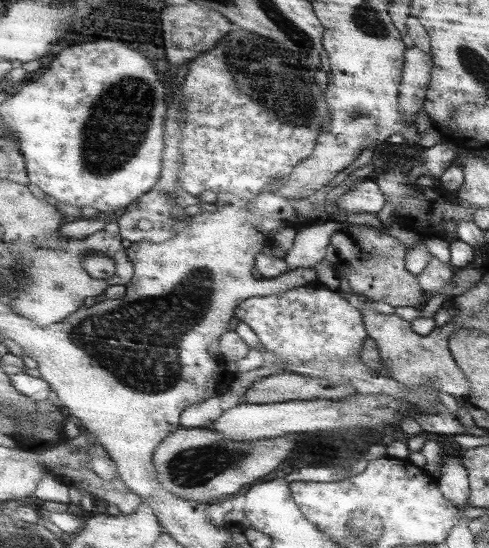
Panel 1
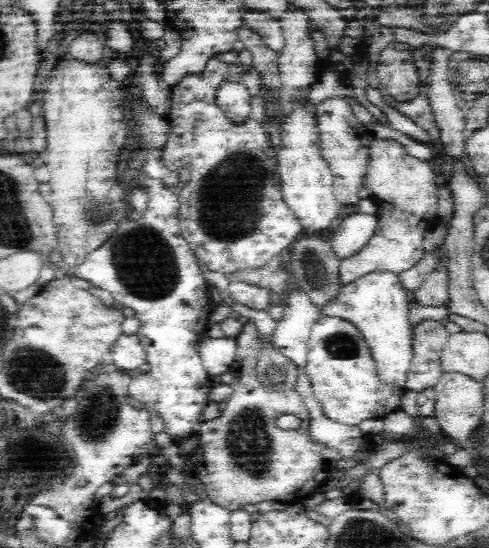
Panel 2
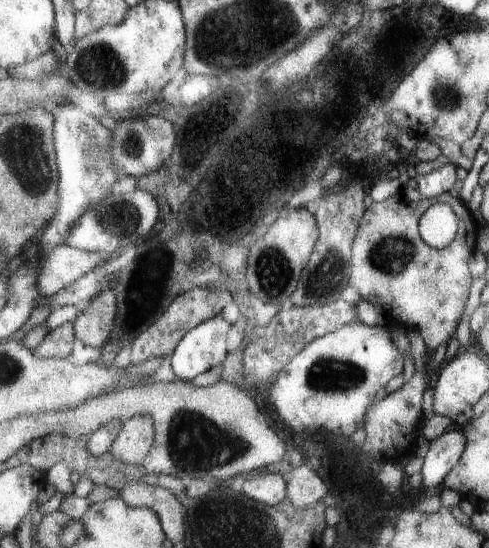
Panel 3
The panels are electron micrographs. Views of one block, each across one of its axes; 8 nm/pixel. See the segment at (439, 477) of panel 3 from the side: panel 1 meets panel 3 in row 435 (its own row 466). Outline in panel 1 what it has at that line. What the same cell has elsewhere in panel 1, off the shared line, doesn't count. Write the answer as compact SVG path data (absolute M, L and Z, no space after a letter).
M447 456L443 460L443 474L439 478L439 486L445 494L445 498L449 498L463 514L467 510L467 506L471 506L471 476L465 464L461 464L455 456Z

